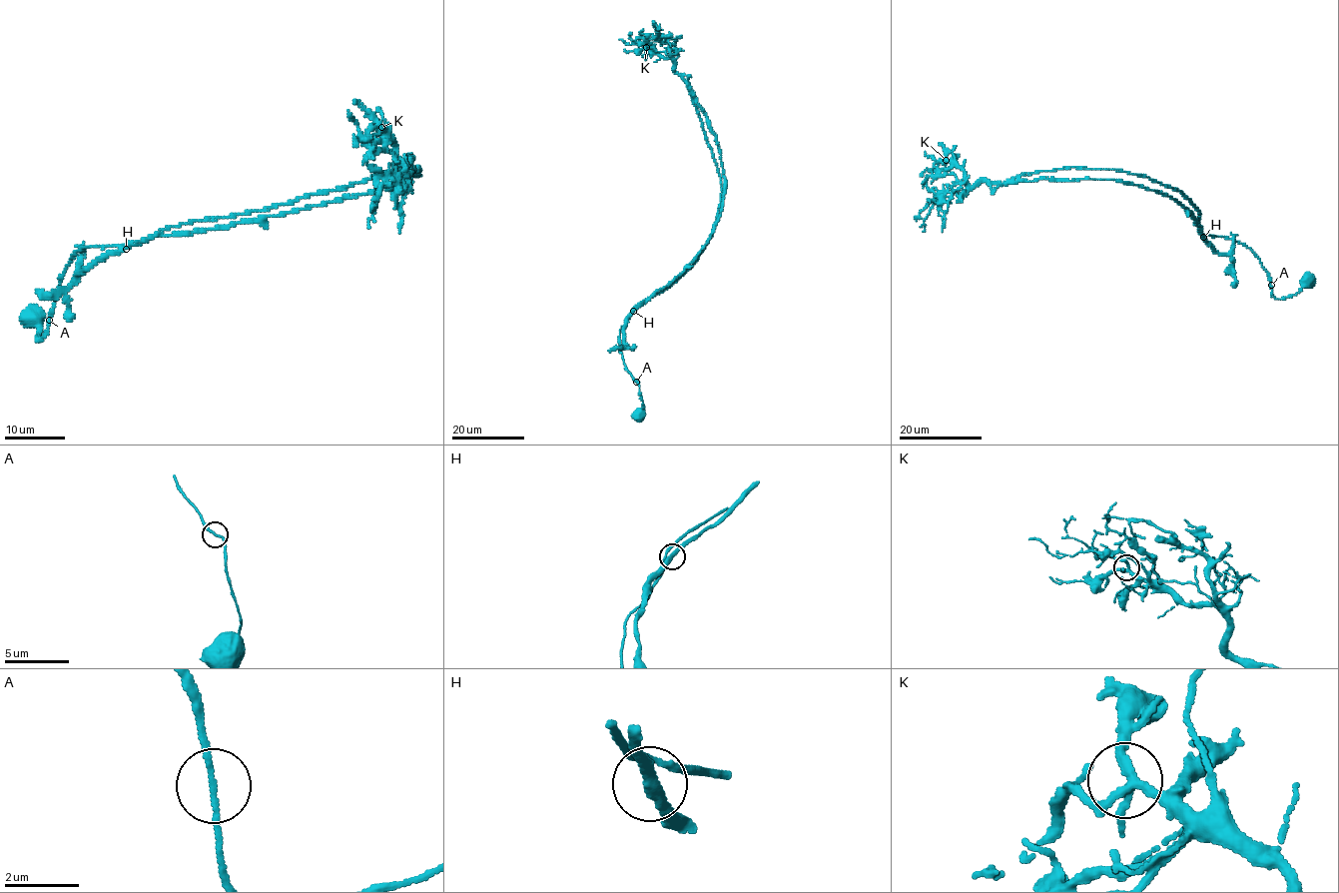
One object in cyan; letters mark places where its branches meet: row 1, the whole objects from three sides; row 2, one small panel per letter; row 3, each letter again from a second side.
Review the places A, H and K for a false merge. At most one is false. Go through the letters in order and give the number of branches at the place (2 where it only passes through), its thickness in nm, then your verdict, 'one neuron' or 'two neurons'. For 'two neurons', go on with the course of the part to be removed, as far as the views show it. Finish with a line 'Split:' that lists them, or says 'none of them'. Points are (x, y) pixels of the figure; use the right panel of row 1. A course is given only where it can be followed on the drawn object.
A: 2 | 150 nm | one neuron
H: 2 | 320 nm | one neuron
K: 4 | 260 nm | one neuron
Split: none of them

